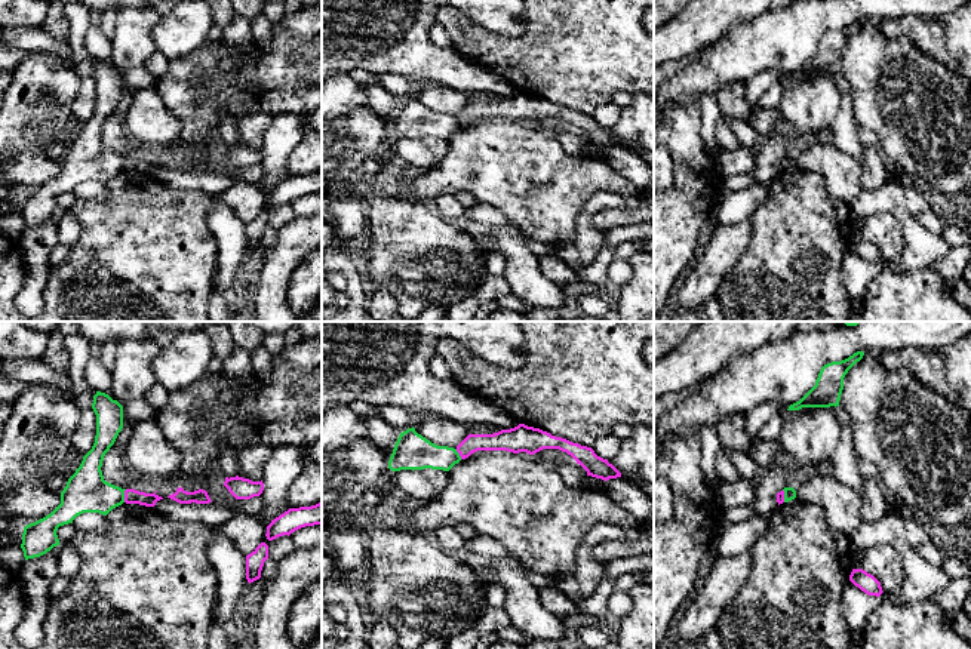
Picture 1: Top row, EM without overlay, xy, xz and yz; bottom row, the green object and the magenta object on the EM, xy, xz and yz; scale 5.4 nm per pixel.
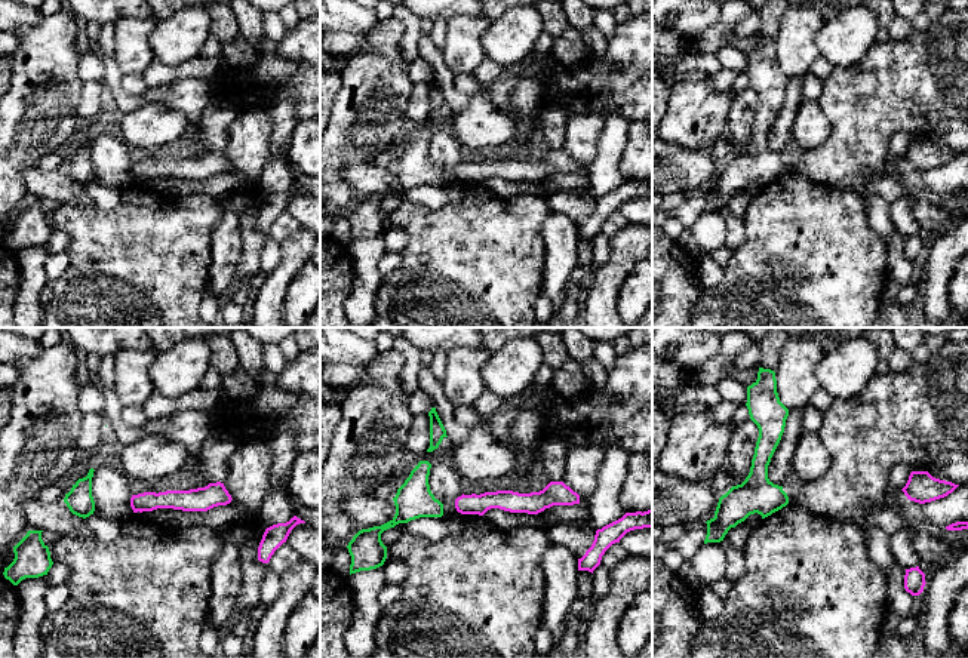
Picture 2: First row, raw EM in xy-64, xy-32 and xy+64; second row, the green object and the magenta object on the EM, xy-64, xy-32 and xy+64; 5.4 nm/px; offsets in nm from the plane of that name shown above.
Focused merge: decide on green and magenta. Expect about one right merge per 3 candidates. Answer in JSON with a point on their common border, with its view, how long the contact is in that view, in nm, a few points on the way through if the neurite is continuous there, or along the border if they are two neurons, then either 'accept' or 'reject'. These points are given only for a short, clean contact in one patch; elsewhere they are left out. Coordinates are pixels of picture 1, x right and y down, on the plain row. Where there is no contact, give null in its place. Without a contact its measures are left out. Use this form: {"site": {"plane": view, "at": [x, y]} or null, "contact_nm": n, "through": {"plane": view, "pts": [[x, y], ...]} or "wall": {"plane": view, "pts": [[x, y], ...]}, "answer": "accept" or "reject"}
{"site": {"plane": "xy", "at": [123, 163]}, "contact_nm": 70, "wall": {"plane": "xy", "pts": [[126, 157], [123, 169]]}, "answer": "reject"}

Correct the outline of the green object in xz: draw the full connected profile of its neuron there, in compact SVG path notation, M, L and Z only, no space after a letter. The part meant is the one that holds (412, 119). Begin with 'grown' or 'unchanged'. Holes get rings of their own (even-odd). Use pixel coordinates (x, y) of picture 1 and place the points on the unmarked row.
unchanged | M412 95L400 101L390 124L388 136L391 139L424 136L449 139L460 129L461 124L457 117L437 114Z

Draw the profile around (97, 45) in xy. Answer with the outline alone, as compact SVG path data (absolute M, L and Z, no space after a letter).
M87 25L86 36L84 36L84 46L86 46L87 55L92 55L96 59L105 61L113 68L116 68L111 59L111 40L102 34L98 25Z

